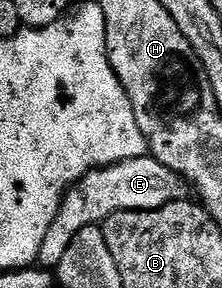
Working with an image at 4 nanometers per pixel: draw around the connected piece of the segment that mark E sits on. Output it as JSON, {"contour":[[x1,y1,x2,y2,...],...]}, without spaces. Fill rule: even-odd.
{"contour":[[144,156,118,162,112,166,102,166,91,170,74,186,65,191,59,211,49,224,45,238,41,240,38,265,43,268,54,268,61,264,65,248,81,228,102,224,113,212,122,210,152,210,161,208,170,202,186,202,189,198,189,187,185,179,173,168,165,168,157,159]]}

